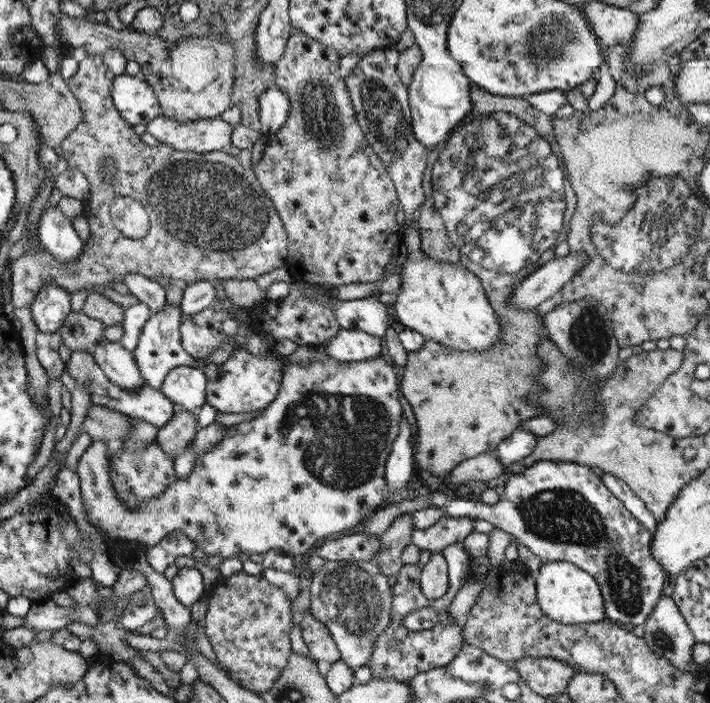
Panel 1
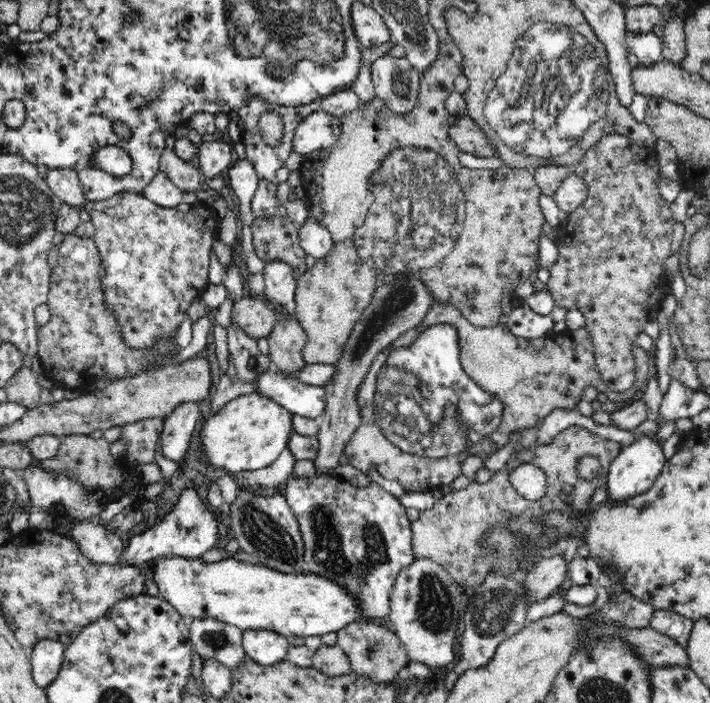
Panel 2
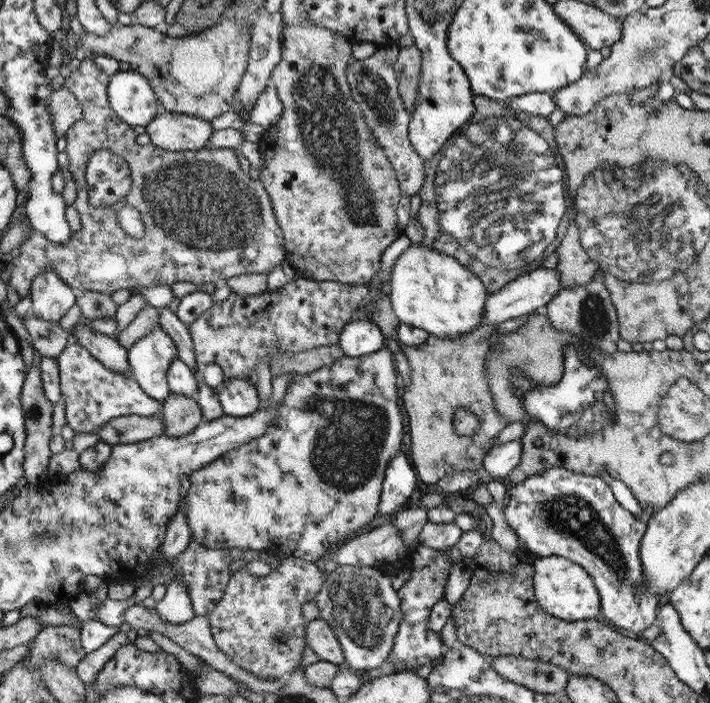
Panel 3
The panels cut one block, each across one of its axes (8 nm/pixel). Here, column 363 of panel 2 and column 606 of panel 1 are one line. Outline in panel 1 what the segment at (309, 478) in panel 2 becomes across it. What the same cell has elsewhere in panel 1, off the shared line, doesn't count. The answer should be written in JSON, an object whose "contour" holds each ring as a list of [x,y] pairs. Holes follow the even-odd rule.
{"contour":[[[543,460],[534,463],[534,465],[518,473],[506,472],[502,479],[504,491],[502,491],[502,496],[499,497],[500,500],[497,503],[490,505],[482,501],[457,498],[450,501],[448,506],[446,506],[444,509],[444,517],[470,517],[471,519],[488,521],[493,526],[496,526],[496,528],[512,534],[512,536],[524,544],[526,548],[529,548],[530,552],[535,554],[536,558],[540,559],[541,563],[565,561],[575,564],[575,566],[578,566],[581,570],[588,572],[588,574],[597,581],[604,600],[606,620],[609,622],[618,621],[618,624],[625,627],[646,623],[648,615],[652,613],[652,609],[655,608],[657,601],[661,598],[664,584],[668,581],[667,574],[662,564],[658,563],[654,555],[652,555],[652,532],[644,527],[612,492],[608,491],[608,488],[602,482],[602,478],[592,471],[592,467],[573,462]]]}

